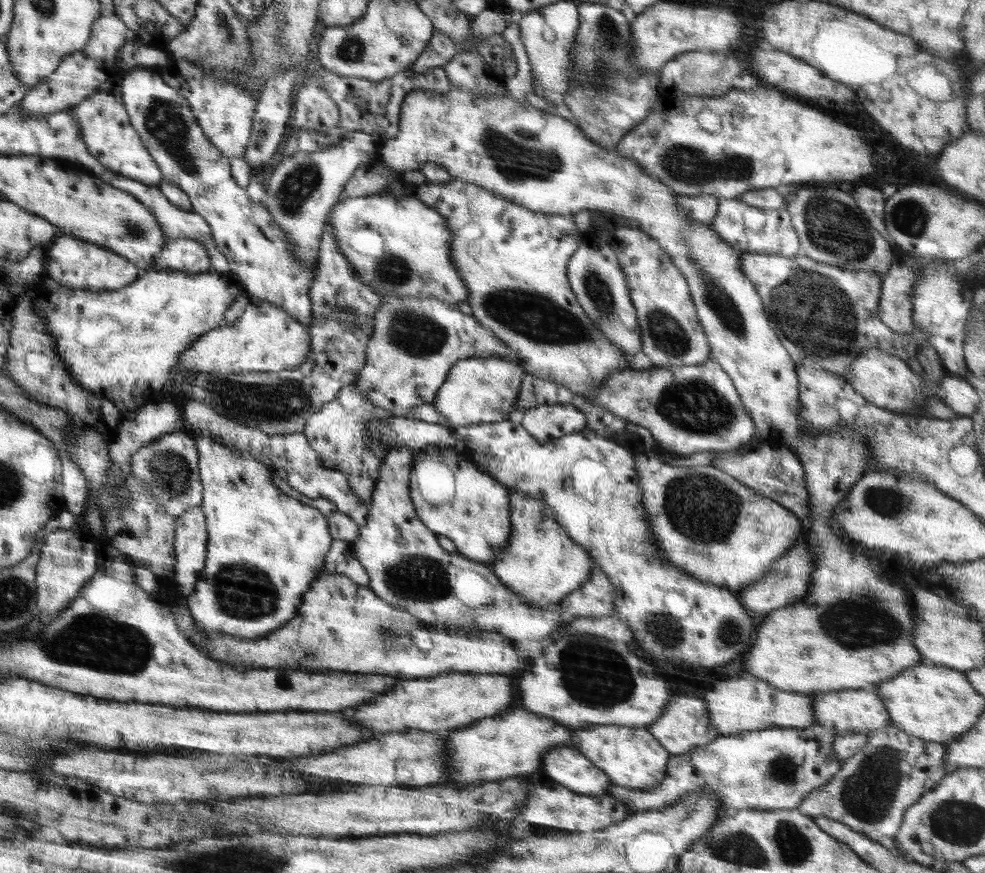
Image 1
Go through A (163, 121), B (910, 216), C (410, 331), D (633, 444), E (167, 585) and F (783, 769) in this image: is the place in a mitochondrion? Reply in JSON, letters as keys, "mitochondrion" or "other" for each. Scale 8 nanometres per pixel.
{"A":"mitochondrion","B":"mitochondrion","C":"mitochondrion","D":"other","E":"other","F":"mitochondrion"}

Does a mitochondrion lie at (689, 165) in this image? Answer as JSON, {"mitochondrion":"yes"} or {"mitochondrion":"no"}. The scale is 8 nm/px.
{"mitochondrion":"yes"}

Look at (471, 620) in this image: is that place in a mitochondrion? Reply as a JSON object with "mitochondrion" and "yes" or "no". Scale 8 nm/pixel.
{"mitochondrion":"no"}

